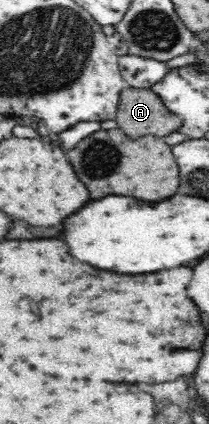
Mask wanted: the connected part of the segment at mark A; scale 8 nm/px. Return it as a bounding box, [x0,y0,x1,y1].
[116,88,184,137]

